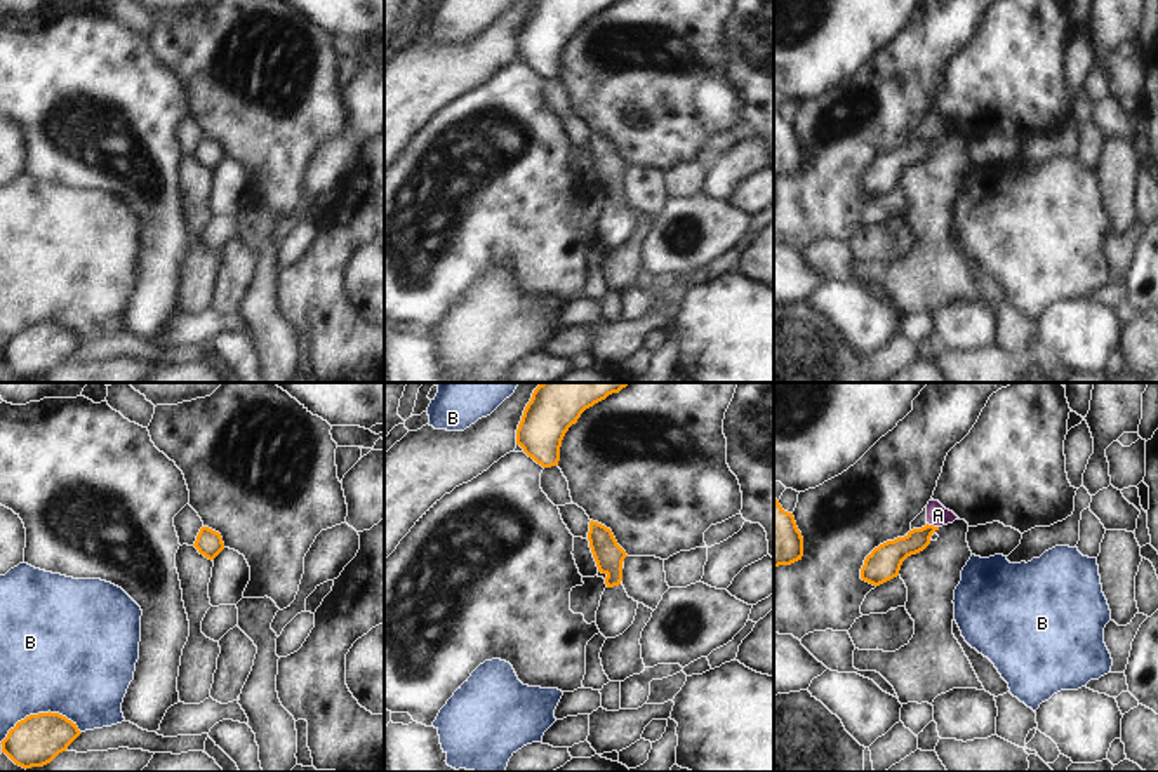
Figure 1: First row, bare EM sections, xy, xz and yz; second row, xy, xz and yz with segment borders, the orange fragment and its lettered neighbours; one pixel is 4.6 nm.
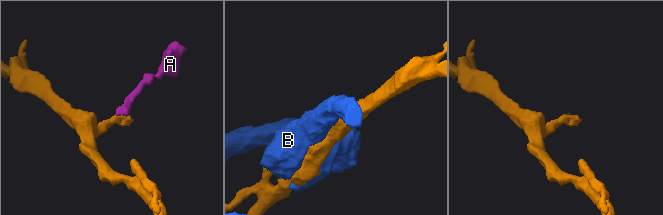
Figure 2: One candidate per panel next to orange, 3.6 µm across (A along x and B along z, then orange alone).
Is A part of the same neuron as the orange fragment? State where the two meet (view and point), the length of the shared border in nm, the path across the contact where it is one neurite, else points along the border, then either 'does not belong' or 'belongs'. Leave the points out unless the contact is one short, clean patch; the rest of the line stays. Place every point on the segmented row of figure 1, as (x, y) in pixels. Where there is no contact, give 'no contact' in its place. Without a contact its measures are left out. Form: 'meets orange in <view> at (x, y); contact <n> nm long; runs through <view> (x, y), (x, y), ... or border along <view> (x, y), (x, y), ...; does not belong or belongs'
meets orange in yz at (932, 525); contact 60 nm long; border along yz (927, 522), (938, 527); does not belong

